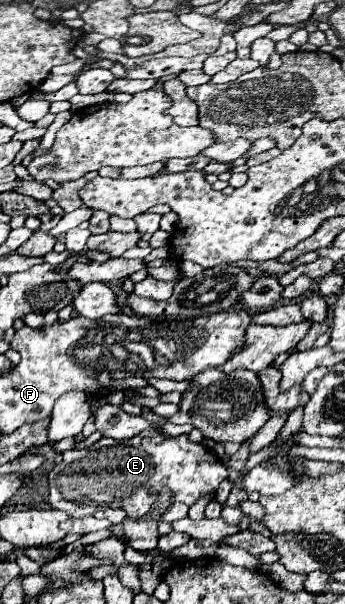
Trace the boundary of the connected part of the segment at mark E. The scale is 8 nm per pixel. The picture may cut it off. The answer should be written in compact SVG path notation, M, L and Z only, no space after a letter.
M148 427L140 435L136 435L132 439L126 439L126 441L102 437L100 441L96 441L90 447L64 451L62 459L66 459L66 461L54 465L54 469L50 471L50 497L48 497L48 503L50 503L52 509L68 511L70 517L94 515L100 507L102 509L120 507L128 513L128 517L136 519L136 517L142 517L148 511L152 511L152 507L156 505L156 501L160 497L162 487L170 489L172 501L182 501L190 507L198 499L202 499L206 495L214 495L218 491L220 483L228 477L228 471L226 471L224 463L218 459L216 453L212 453L212 461L210 461L210 453L202 443L192 443L188 439L188 435L164 437L160 427Z

